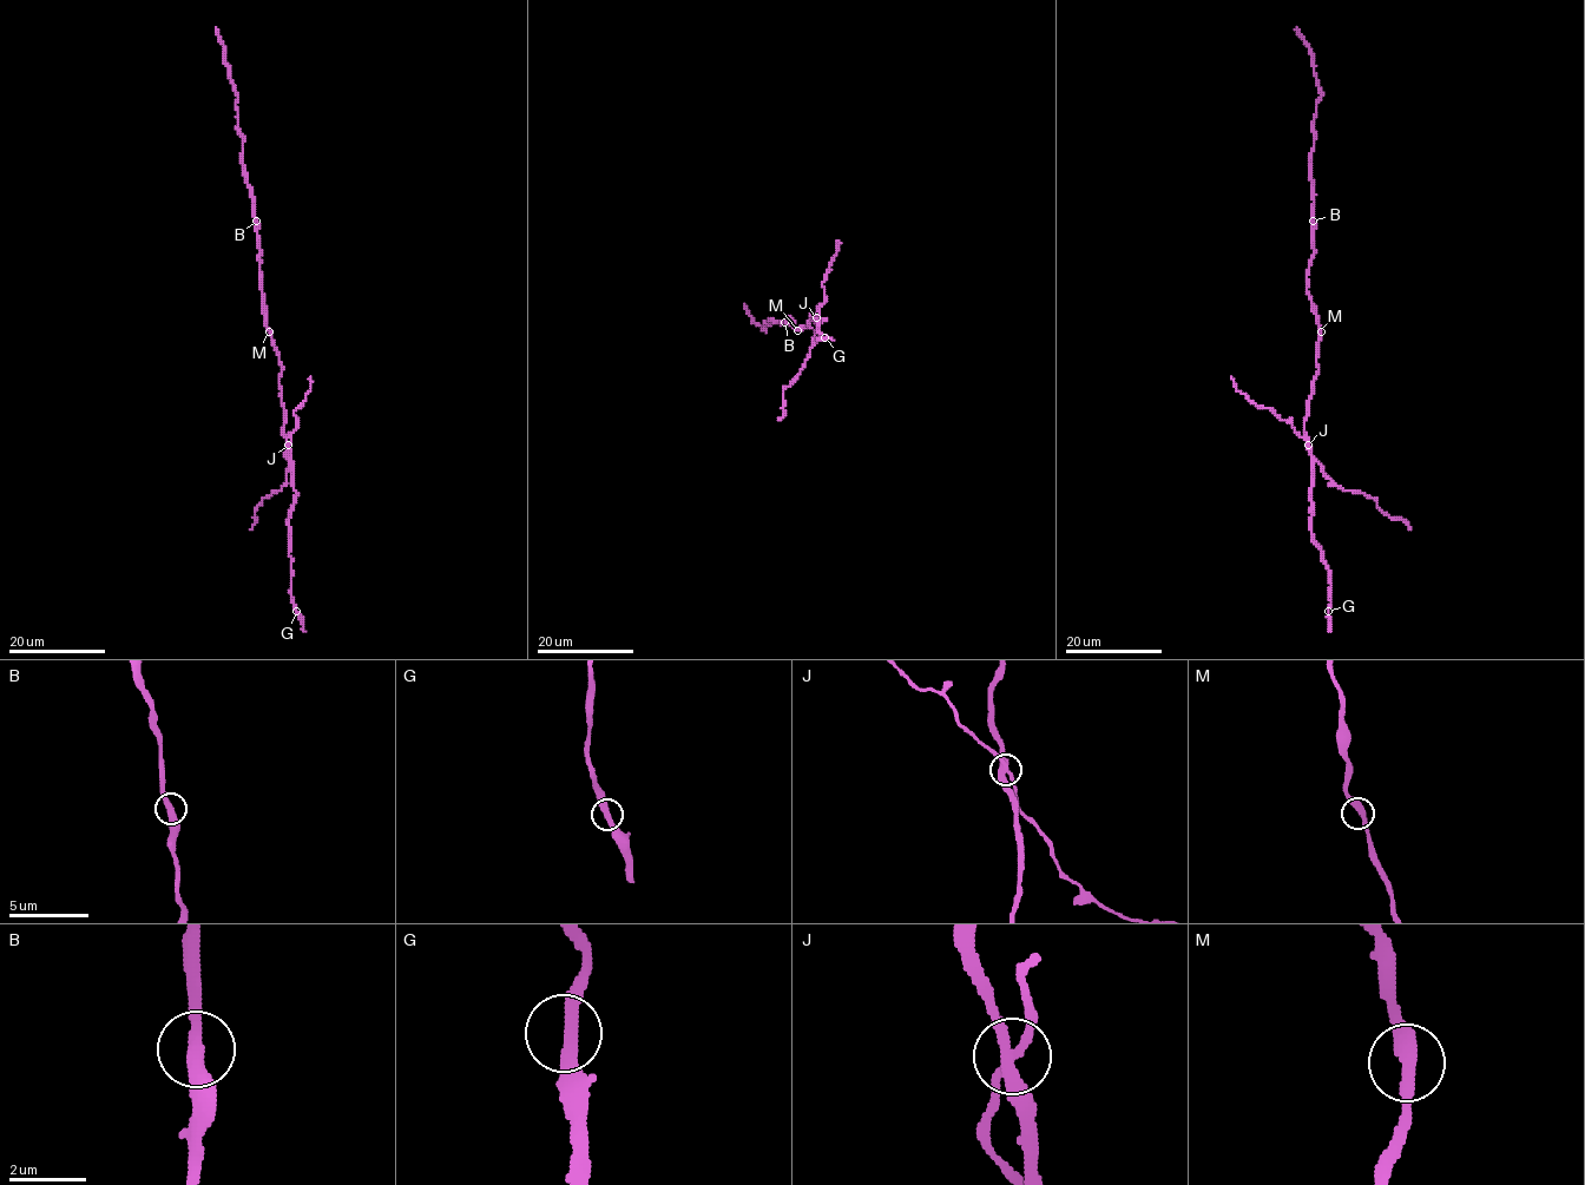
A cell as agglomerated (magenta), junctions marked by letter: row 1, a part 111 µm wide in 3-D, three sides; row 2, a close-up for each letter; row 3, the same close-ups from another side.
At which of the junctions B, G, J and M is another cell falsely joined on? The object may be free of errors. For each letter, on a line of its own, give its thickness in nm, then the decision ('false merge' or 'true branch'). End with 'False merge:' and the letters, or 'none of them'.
B: 380 nm | true branch
G: 360 nm | true branch
J: 340 nm | false merge
M: 360 nm | true branch
False merge: J

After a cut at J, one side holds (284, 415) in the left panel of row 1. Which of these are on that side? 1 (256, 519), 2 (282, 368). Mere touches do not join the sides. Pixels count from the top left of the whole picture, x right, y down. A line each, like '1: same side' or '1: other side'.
1: other side
2: same side

